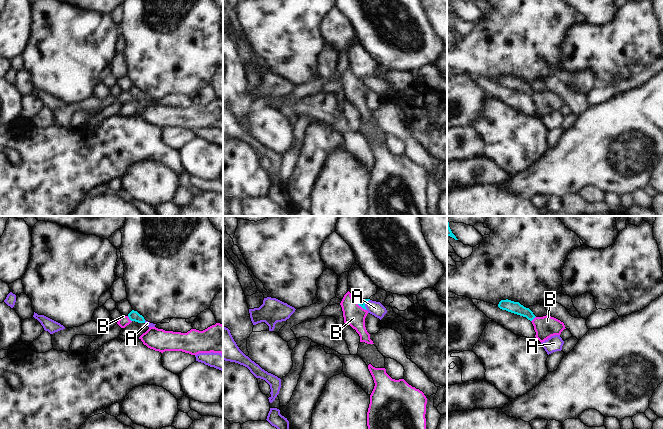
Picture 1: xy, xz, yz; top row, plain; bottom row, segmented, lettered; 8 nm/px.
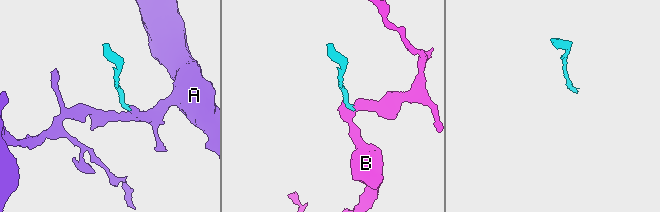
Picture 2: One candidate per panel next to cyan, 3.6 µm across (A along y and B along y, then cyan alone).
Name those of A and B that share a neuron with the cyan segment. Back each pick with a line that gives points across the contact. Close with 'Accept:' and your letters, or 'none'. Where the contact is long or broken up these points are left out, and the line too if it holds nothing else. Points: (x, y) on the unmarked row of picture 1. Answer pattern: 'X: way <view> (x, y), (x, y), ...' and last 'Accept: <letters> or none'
A: way xz (361, 79), (365, 79), (375, 84)
Accept: A

